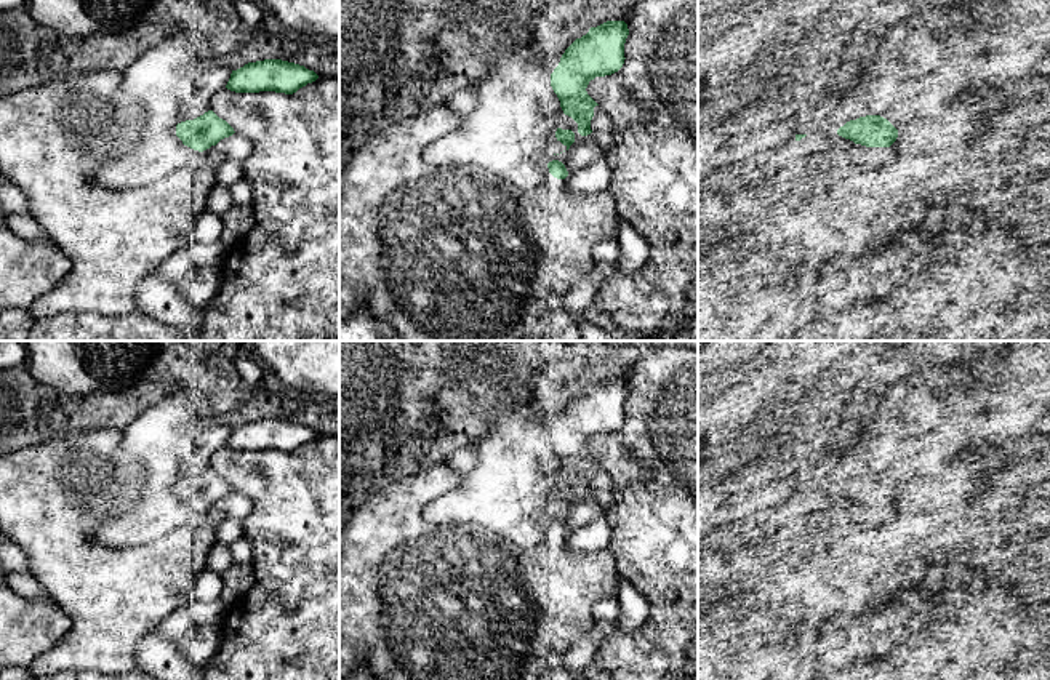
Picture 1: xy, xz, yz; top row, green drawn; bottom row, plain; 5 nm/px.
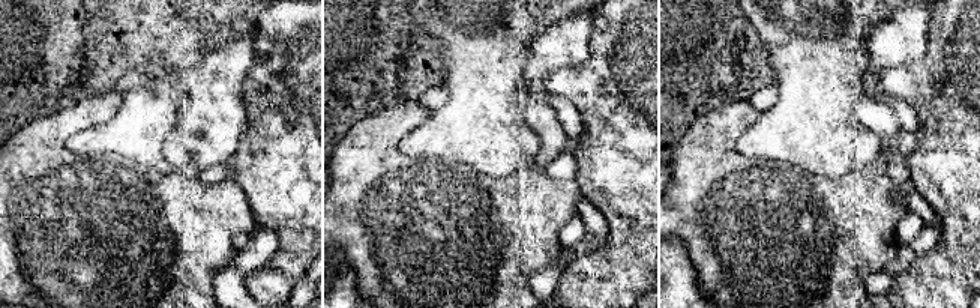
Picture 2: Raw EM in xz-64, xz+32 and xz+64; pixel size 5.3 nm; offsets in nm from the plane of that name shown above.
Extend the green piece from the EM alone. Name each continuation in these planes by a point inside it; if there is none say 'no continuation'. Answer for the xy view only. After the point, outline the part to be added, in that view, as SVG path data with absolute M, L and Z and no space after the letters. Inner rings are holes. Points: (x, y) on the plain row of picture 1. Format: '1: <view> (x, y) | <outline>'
no continuation

